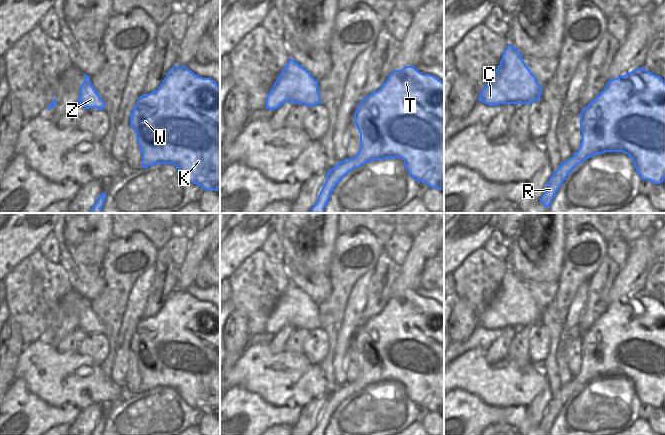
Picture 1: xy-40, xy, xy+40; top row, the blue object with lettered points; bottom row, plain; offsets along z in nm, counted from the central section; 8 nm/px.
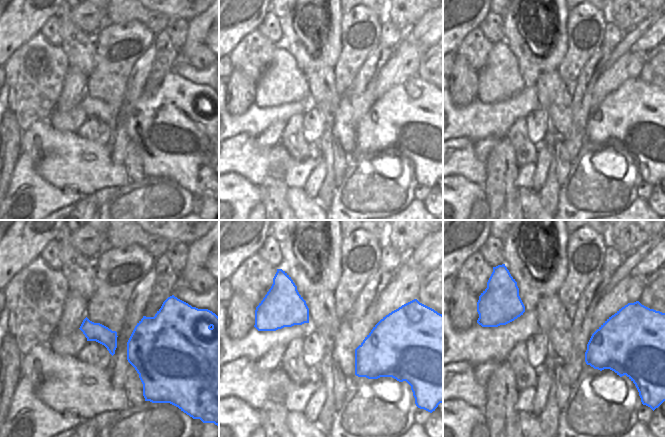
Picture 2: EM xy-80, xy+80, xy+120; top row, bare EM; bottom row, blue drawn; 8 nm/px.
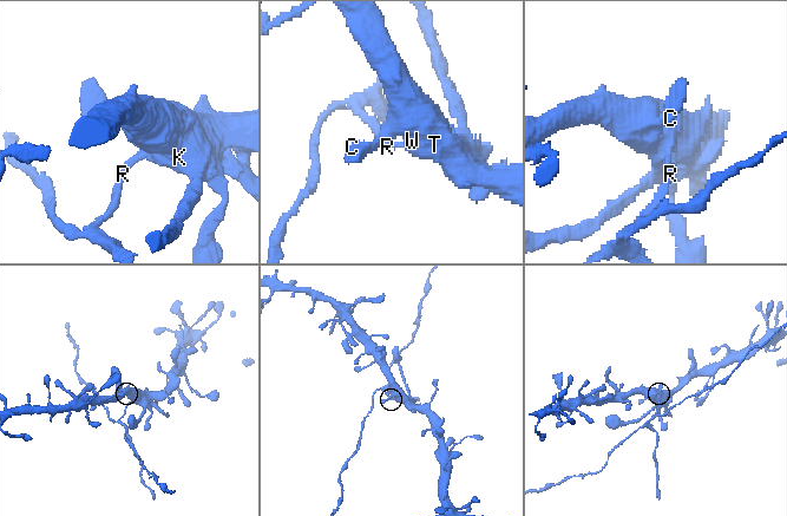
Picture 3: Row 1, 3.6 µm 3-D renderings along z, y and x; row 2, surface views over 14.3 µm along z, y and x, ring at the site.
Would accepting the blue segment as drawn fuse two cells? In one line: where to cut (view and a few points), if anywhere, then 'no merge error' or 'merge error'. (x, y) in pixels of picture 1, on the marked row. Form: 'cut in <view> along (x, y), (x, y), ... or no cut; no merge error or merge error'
cut in xy along (351, 158), (354, 167); merge error

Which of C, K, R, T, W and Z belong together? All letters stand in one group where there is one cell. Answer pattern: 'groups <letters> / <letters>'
groups C K T W Z / R

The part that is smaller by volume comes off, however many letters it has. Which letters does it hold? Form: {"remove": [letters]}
{"remove": ["R"]}

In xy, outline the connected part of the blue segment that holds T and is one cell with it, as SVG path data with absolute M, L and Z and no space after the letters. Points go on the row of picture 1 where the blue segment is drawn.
M405 66L401 70L392 70L382 87L365 97L358 105L354 113L354 123L360 133L360 149L352 158L354 168L359 168L373 160L385 160L387 158L401 158L410 176L417 182L425 182L430 188L444 190L444 82L431 74L423 74L413 66Z

